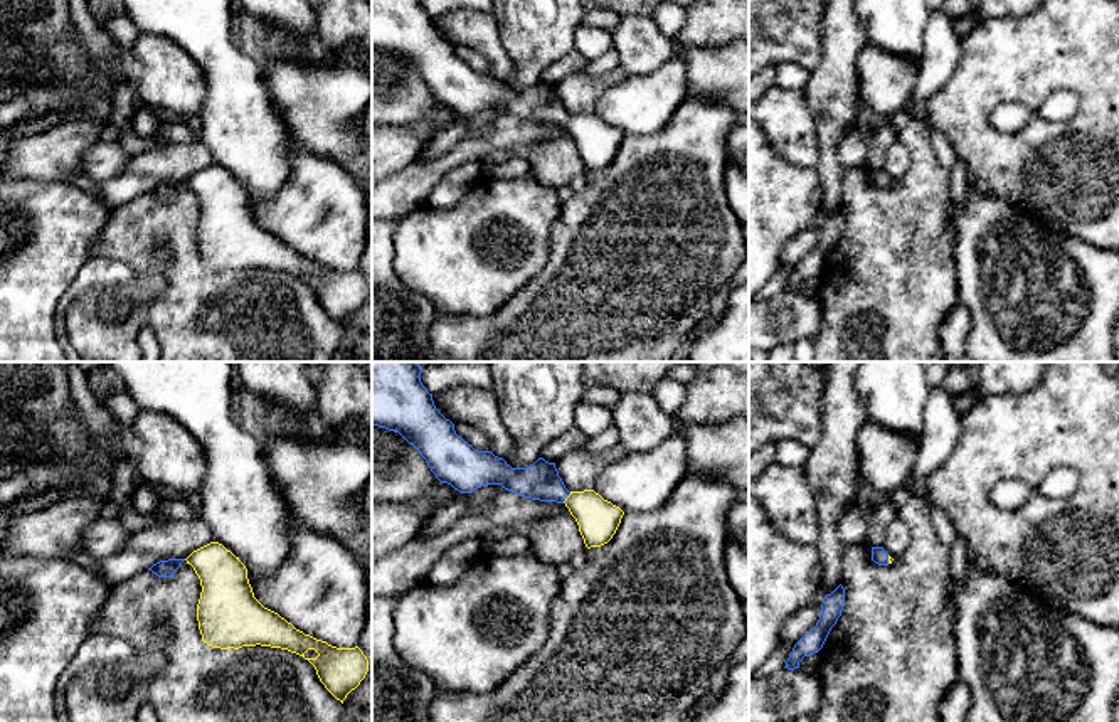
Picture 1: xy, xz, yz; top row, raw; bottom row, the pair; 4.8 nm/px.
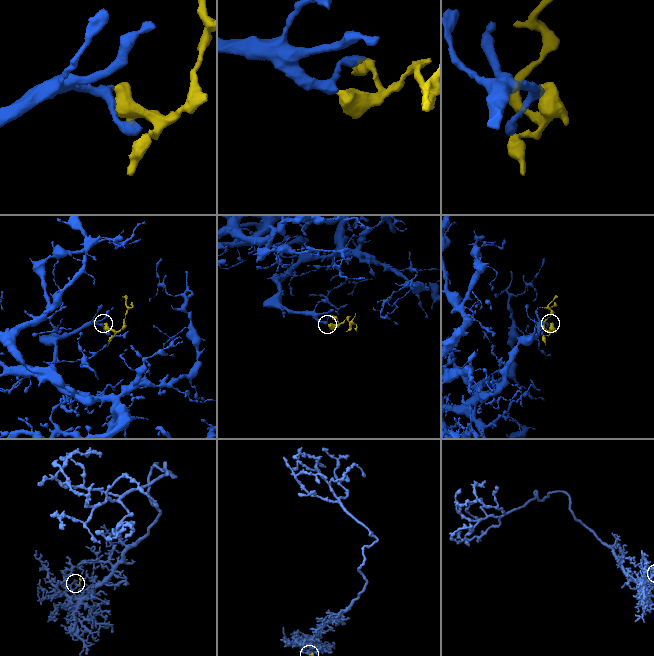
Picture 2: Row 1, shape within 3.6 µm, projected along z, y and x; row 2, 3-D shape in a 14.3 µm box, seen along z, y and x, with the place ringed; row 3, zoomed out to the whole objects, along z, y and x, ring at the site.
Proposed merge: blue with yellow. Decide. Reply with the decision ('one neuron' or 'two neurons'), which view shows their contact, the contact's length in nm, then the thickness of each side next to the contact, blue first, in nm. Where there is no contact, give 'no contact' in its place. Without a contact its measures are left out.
one neuron | xz | 70 nm | 180/200 nm

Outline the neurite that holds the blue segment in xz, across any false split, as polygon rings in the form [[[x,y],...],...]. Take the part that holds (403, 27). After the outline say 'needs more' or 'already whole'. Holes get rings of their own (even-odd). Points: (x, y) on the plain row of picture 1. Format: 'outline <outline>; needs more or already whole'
outline [[[372,0],[372,47],[399,56],[419,74],[436,101],[459,116],[501,108],[505,113],[525,121],[564,126],[575,141],[587,172],[607,167],[624,138],[619,130],[604,123],[594,113],[569,114],[559,99],[555,86],[538,81],[528,91],[512,91],[491,74],[475,72],[456,57],[454,47],[436,32],[432,17],[422,8],[421,0]]]; needs more

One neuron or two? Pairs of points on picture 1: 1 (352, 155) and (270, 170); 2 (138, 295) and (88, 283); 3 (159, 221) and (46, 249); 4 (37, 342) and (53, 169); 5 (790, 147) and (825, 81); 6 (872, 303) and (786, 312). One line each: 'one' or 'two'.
1: two
2: one
3: two
4: two
5: two
6: two

